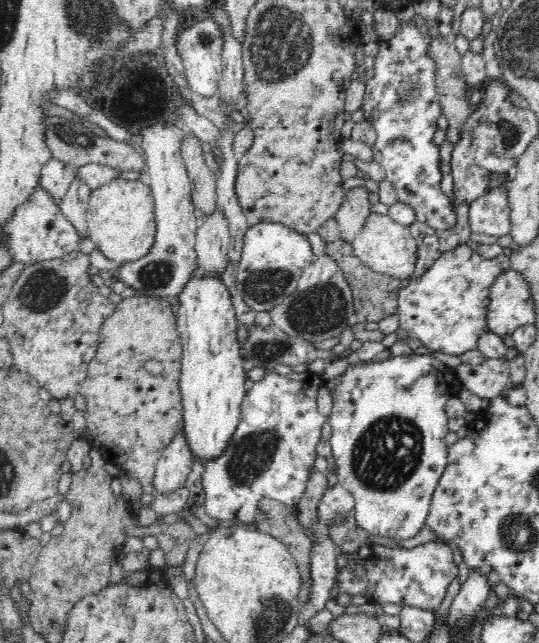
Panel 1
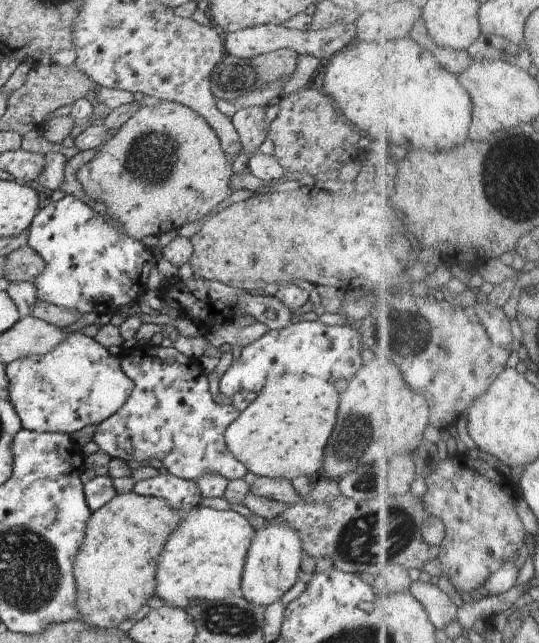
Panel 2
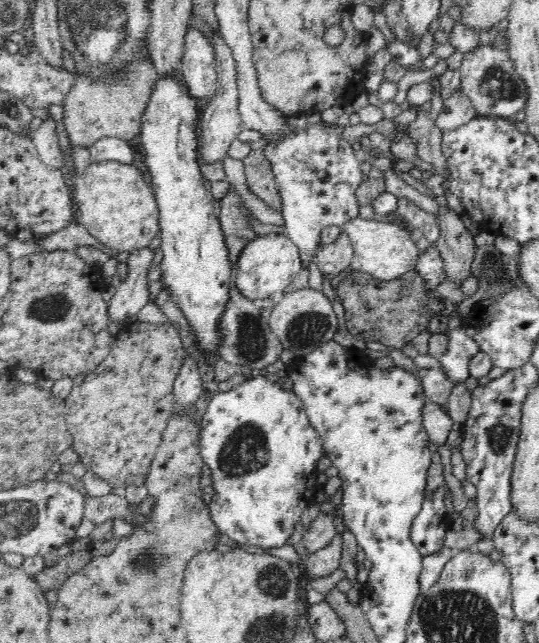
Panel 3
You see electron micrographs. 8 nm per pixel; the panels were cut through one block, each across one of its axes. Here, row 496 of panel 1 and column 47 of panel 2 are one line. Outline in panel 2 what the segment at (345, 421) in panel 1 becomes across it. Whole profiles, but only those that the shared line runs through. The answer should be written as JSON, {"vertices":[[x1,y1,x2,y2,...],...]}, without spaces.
{"vertices":[[82,332,71,334,48,354,24,357,6,365,8,396,24,429,64,433,99,425,118,412,128,400,133,380,121,367,121,357,112,355]]}

